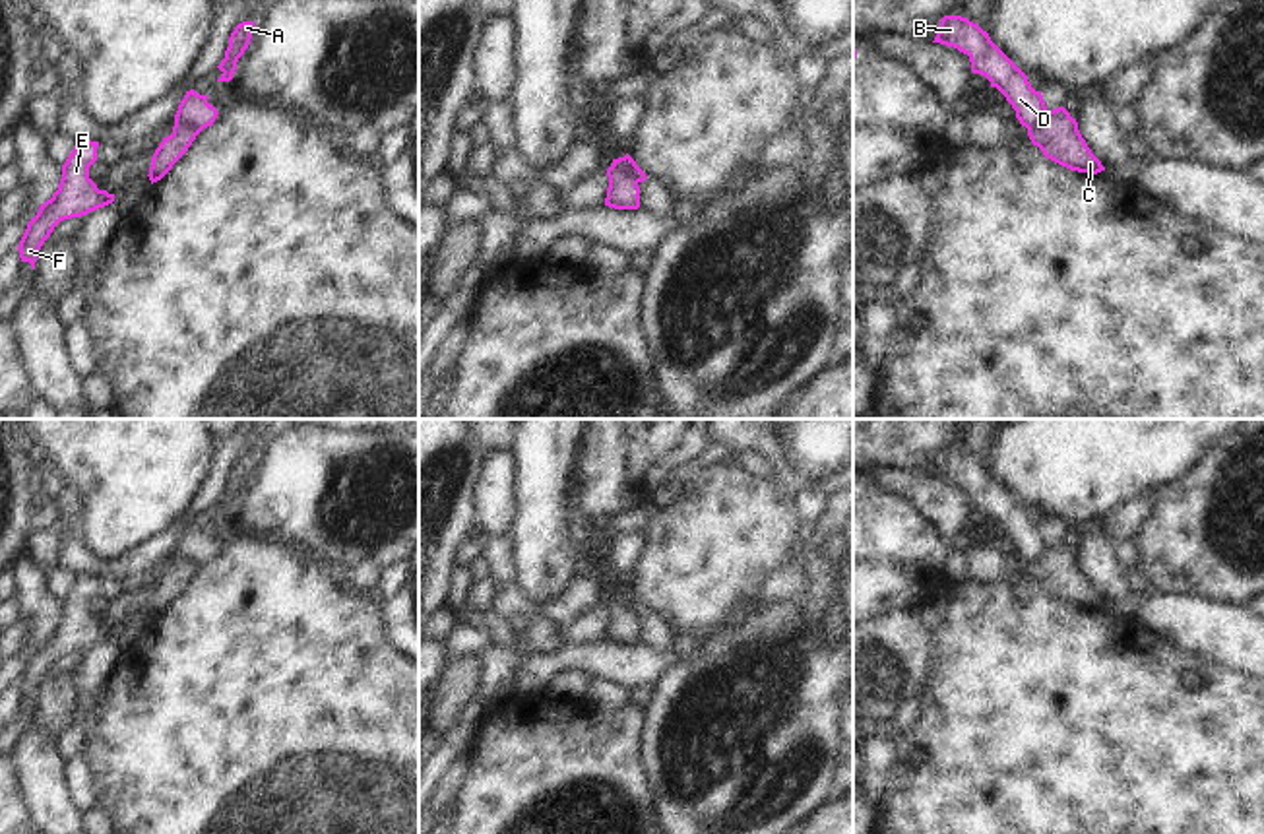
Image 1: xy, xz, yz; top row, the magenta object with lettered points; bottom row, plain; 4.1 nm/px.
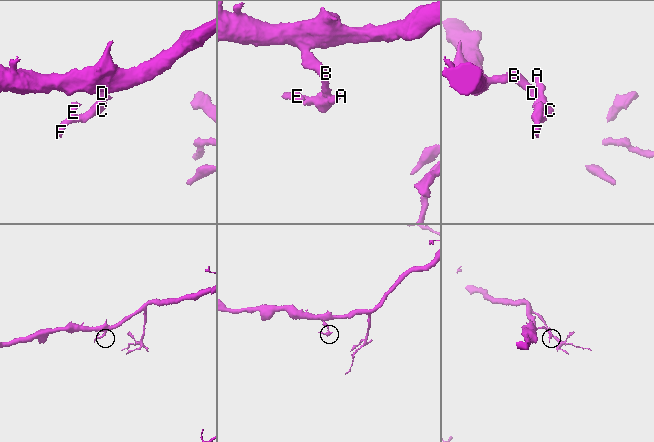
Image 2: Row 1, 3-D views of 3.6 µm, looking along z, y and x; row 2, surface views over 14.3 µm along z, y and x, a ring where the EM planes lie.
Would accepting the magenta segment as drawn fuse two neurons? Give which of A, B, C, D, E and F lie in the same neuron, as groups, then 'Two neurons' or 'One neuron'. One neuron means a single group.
Groups: A C E F / B D. Two neurons

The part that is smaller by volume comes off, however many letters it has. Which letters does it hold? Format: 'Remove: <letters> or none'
Remove: A, C, E, F

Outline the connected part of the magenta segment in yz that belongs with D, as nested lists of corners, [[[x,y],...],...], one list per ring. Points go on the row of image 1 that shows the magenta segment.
[[[944,16],[940,19],[940,31],[932,43],[954,47],[960,52],[969,56],[971,72],[981,74],[991,81],[991,87],[996,87],[1006,101],[1016,111],[1016,118],[1027,130],[1039,126],[1047,114],[1047,107],[1041,91],[1035,91],[1027,81],[1027,76],[991,41],[989,33],[983,31],[977,23],[962,16]]]

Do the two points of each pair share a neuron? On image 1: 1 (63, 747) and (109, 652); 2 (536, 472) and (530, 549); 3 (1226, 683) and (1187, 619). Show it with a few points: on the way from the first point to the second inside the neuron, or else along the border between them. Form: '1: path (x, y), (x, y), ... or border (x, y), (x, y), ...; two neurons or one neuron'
1: path (82, 724), (90, 675); one neuron
2: path (536, 491), (536, 530); one neuron
3: border (1173, 642), (1243, 675); two neurons

